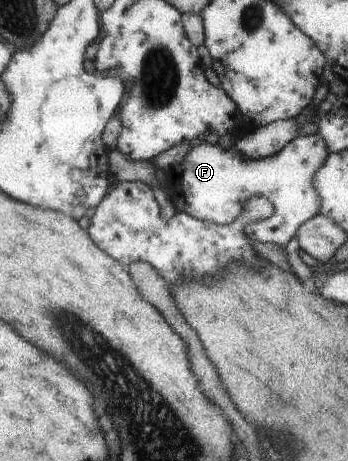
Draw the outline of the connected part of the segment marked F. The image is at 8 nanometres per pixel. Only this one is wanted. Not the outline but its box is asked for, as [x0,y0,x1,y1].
[167,133,329,249]

